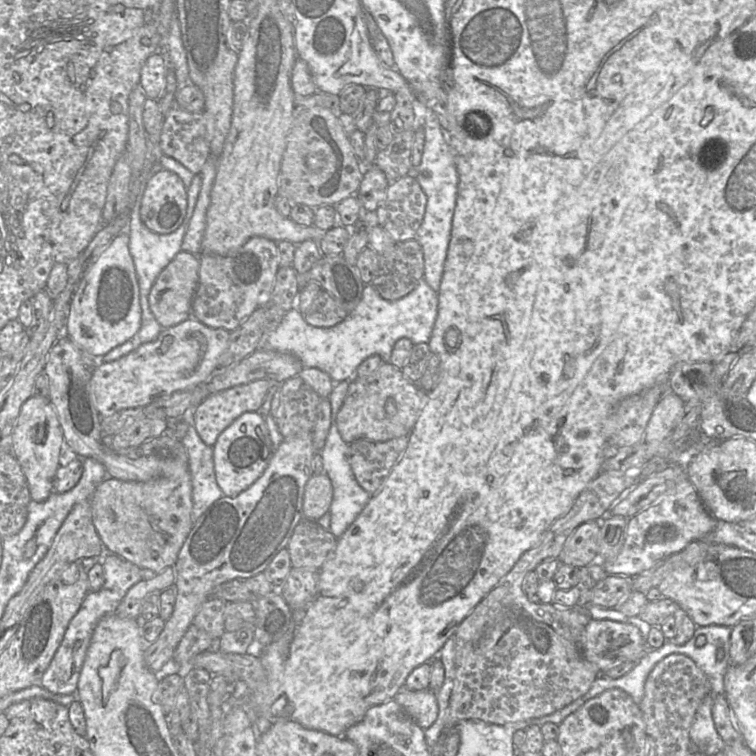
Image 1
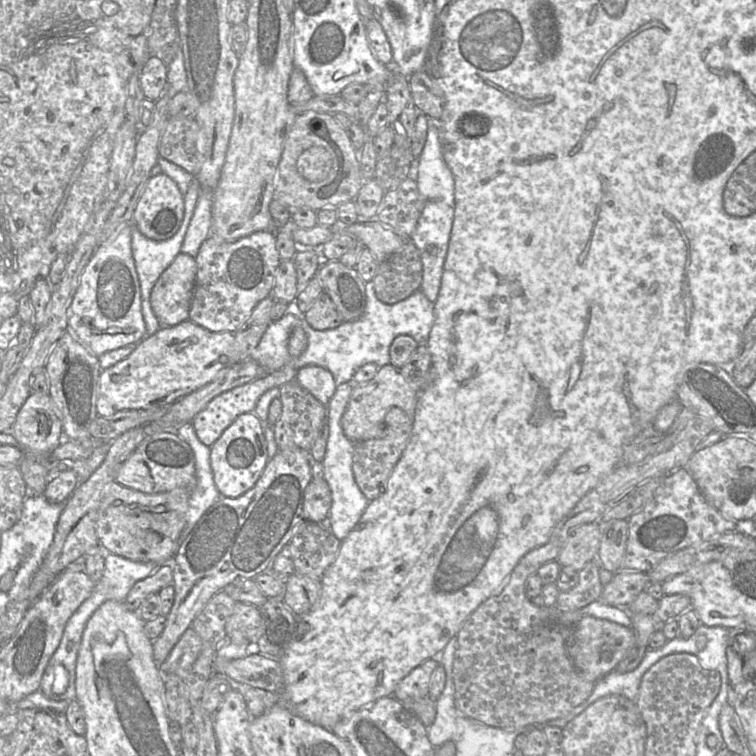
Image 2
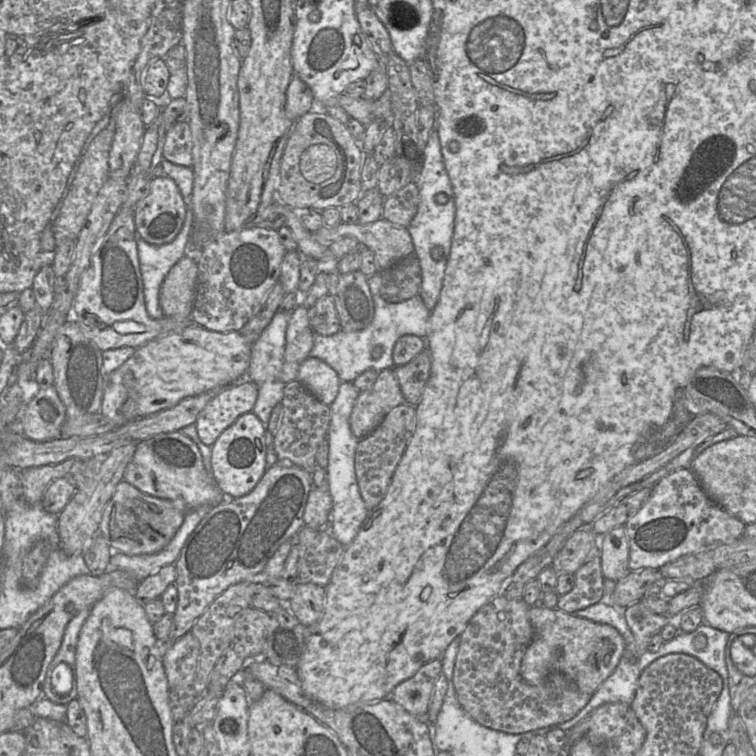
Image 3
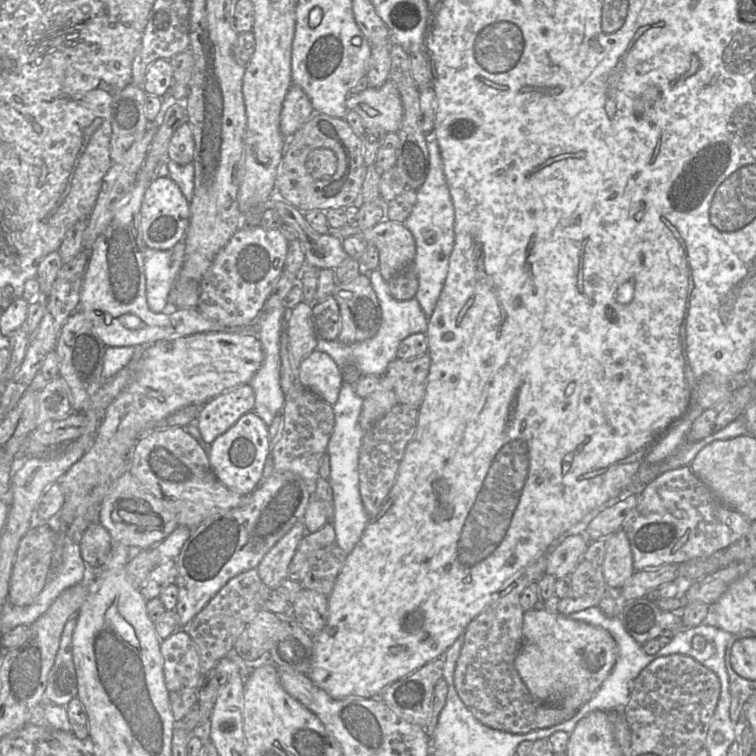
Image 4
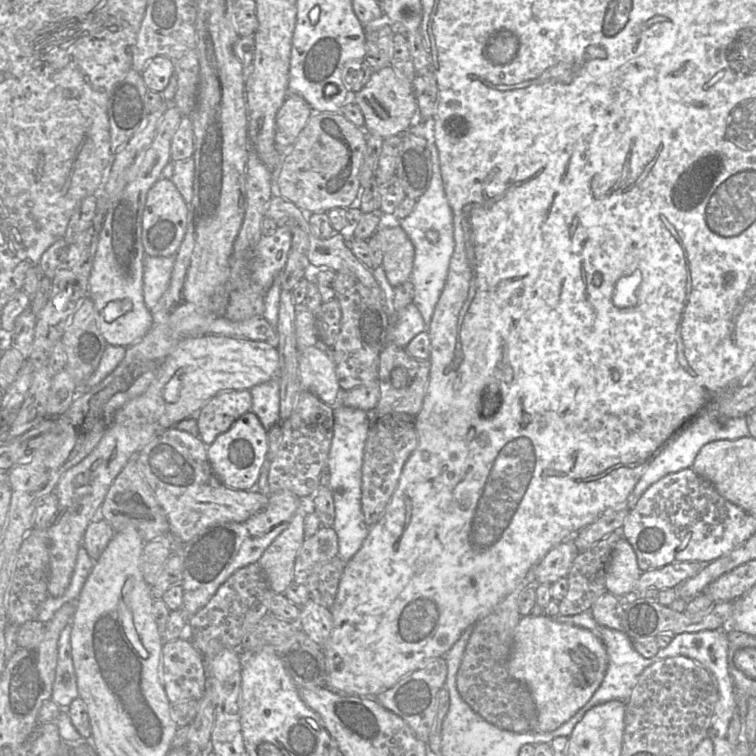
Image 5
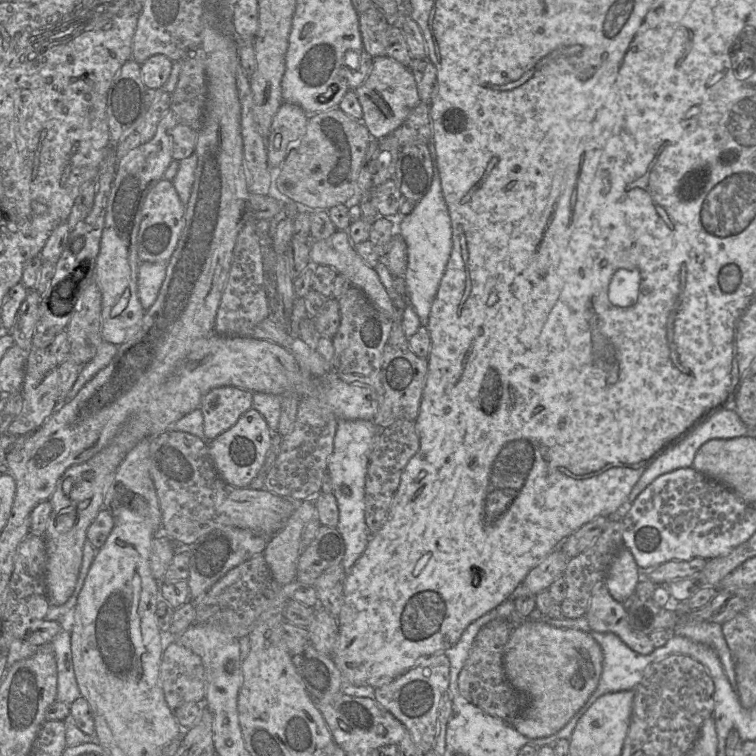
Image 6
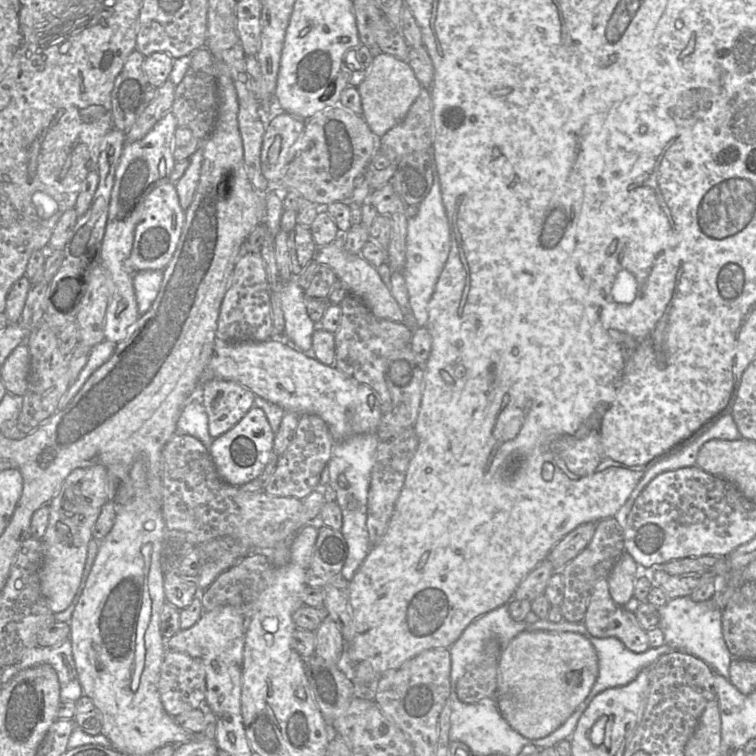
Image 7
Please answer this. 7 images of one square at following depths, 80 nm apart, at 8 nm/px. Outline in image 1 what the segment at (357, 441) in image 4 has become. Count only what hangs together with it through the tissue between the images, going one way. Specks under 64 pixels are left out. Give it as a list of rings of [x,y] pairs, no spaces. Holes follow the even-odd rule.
[[[349,381],[335,383],[330,394],[331,405],[331,425],[326,438],[324,447],[320,450],[323,466],[326,475],[329,477],[333,487],[333,499],[330,506],[330,532],[336,537],[341,537],[347,528],[355,521],[370,499],[370,494],[366,492],[357,482],[355,475],[350,467],[348,459],[349,444],[340,436],[337,428],[337,414],[345,400],[349,387]]]

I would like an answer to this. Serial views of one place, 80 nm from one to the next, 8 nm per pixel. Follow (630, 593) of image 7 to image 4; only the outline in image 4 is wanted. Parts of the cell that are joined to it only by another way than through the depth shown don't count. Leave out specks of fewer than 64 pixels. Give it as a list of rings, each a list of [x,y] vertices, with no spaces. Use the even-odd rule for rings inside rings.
[[[619,529],[605,538],[603,576],[608,587],[621,589],[634,574],[633,555],[624,530]]]

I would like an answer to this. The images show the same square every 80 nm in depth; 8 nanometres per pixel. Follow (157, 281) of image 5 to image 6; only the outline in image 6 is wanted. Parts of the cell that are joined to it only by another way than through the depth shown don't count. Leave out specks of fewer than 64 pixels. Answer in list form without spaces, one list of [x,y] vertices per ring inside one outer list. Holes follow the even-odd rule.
[[[140,262],[138,269],[138,298],[146,312],[156,301],[166,276],[167,263]]]

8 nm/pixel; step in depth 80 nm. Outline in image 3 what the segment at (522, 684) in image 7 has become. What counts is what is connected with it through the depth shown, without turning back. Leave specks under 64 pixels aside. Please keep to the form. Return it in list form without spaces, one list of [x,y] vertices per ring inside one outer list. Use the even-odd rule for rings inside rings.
[[[530,606],[528,617],[534,637],[521,661],[521,676],[529,685],[540,685],[554,672],[564,674],[582,692],[592,695],[617,667],[625,640],[616,628],[555,608]]]

